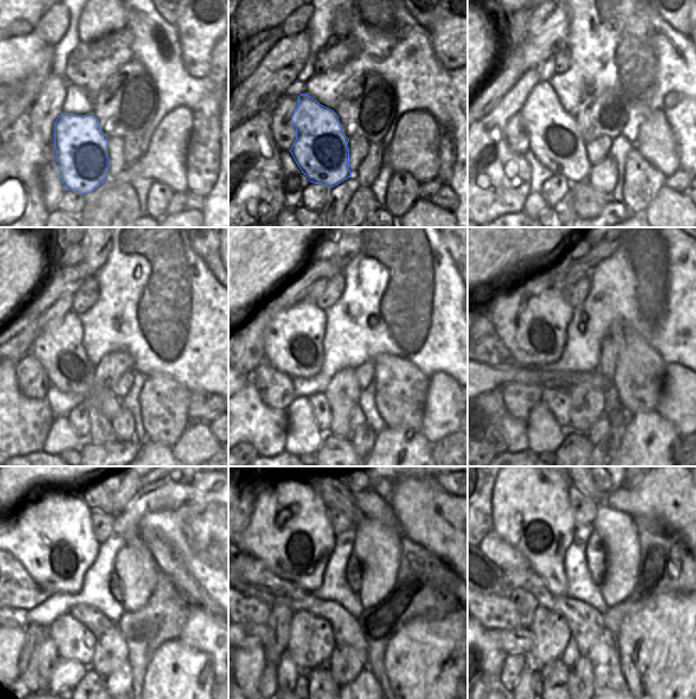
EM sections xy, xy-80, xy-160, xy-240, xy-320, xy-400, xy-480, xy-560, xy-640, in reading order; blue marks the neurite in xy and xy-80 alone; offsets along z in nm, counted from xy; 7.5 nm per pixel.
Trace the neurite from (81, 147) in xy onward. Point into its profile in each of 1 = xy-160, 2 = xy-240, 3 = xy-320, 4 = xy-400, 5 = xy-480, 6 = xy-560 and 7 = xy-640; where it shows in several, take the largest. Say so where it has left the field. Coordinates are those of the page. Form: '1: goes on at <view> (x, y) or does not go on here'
1: goes on at xy-160 (554, 139)
2: goes on at xy-240 (59, 348)
3: goes on at xy-320 (294, 339)
4: goes on at xy-400 (531, 318)
5: goes on at xy-480 (52, 538)
6: goes on at xy-560 (289, 530)
7: goes on at xy-640 (531, 511)

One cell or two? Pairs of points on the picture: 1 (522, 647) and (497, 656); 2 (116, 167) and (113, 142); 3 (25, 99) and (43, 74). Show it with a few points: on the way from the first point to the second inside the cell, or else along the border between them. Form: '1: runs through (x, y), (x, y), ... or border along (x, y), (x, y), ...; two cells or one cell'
1: border along (489, 634), (491, 639), (507, 654); two cells
2: runs through (116, 160), (115, 148); one cell
3: runs through (25, 93), (36, 80); one cell

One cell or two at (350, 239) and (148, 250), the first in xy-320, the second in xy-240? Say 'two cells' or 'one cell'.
two cells

